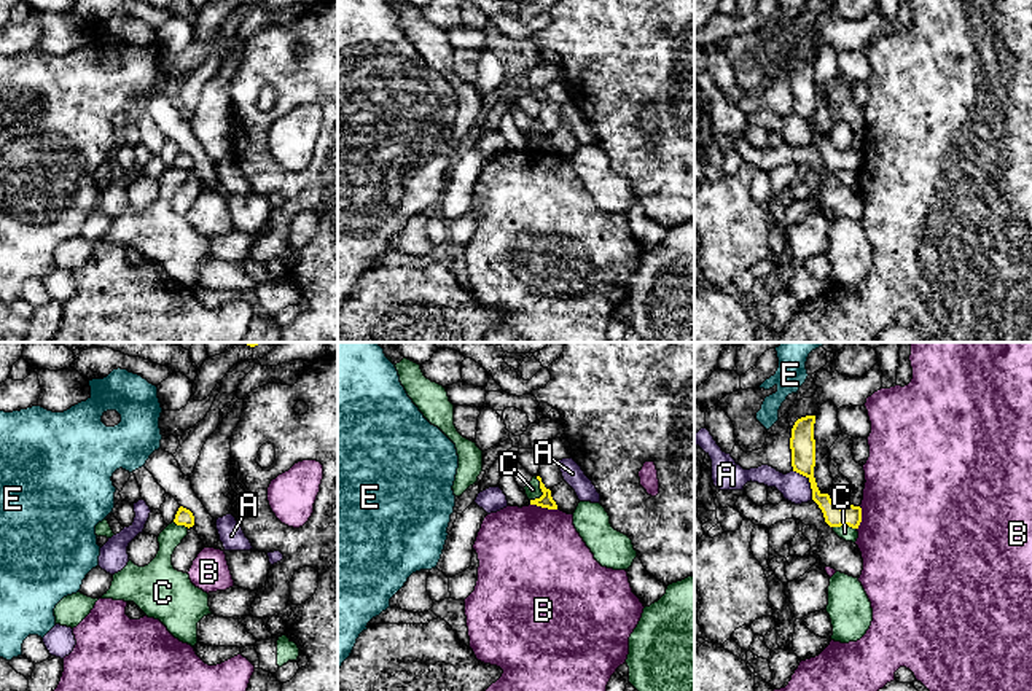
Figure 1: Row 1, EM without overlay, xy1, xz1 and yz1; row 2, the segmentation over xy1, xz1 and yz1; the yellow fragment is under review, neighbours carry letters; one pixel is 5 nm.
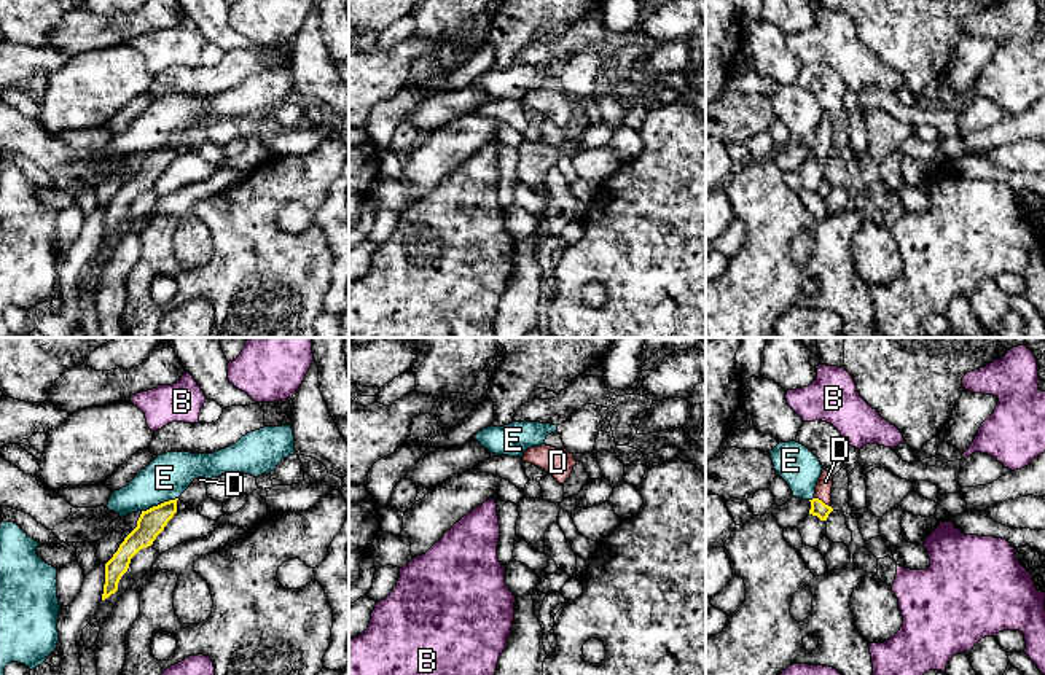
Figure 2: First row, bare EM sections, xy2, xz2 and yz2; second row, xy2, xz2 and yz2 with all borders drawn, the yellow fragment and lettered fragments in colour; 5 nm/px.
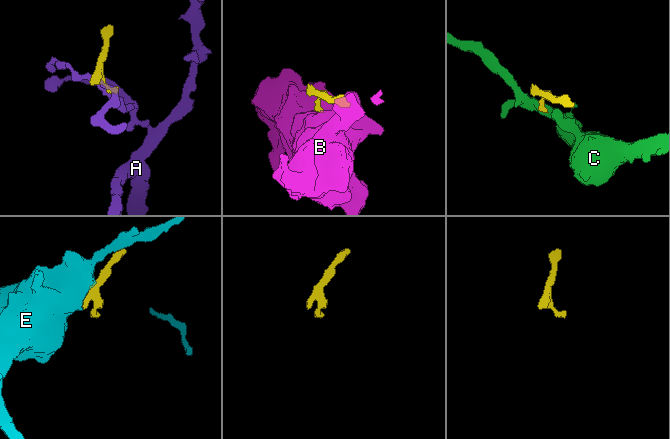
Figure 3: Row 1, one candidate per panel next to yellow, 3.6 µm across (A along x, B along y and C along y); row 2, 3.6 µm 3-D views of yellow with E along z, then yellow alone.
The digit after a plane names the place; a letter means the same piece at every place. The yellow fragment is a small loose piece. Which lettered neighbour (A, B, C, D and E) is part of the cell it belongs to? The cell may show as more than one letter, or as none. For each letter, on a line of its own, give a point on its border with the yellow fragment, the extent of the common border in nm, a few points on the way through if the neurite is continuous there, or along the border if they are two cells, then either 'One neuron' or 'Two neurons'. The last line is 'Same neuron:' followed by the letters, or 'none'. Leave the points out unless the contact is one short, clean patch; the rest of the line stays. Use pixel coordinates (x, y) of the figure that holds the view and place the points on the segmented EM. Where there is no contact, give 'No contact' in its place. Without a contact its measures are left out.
A: Touches yellow at yz1 (809, 481). Shared border 180 nm. Boundary: yz1 (793, 470), (808, 480), (813, 499). Two neurons
B: Touches yellow at xz1 (543, 507). Shared border 140 nm. Boundary: xz1 (531, 503), (556, 510). Two neurons
C: Touches yellow at xz1 (542, 491). Shared border 130 nm. Boundary: xz1 (535, 476), (542, 494), (531, 500). Two neurons
D: Touches yellow at yz2 (821, 500). Shared border 100 nm. Path across: yz2 (817, 507), (821, 500), (825, 481). One neuron
E: Touches yellow at xy2 (161, 503). Shared border 200 nm. Two neurons
Same neuron: D

